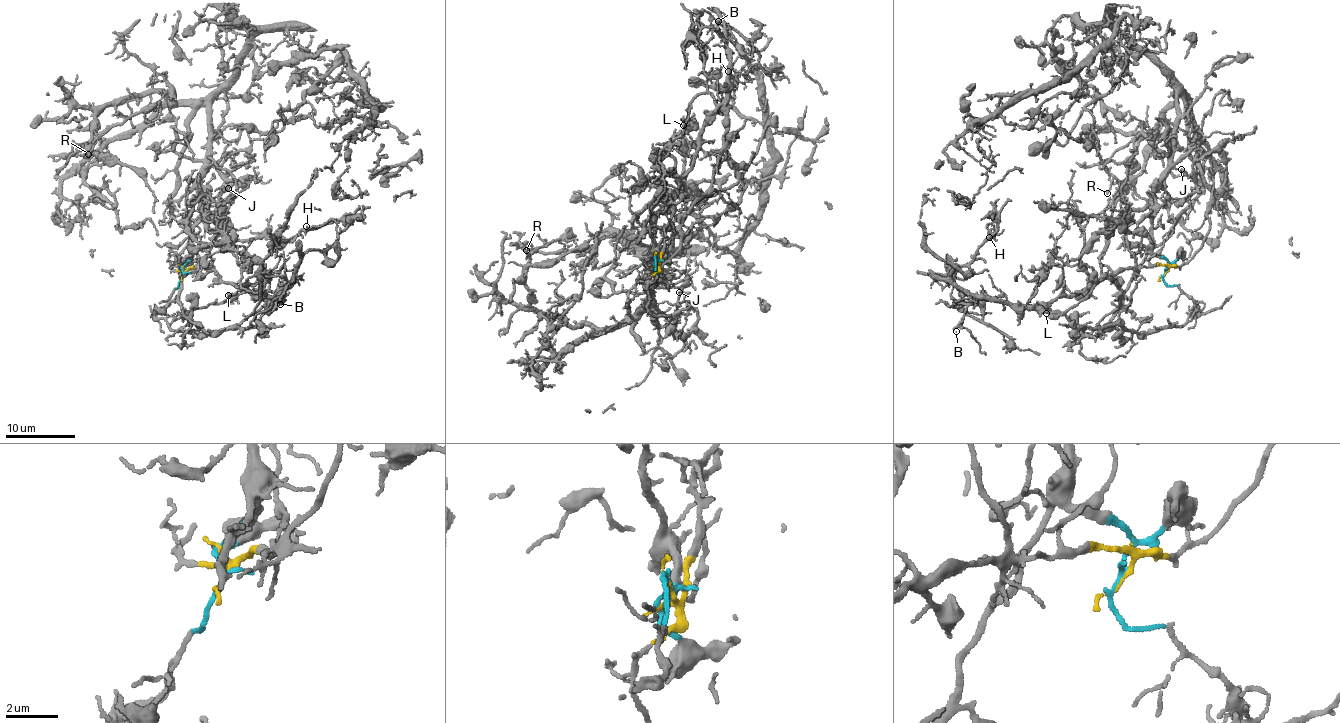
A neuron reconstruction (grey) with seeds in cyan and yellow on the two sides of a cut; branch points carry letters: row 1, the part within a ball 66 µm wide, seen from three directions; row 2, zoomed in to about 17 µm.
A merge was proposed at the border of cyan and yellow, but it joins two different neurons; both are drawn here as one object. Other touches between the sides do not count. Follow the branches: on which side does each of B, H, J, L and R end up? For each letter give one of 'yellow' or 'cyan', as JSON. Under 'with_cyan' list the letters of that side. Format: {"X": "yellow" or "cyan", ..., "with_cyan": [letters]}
{"B": "yellow", "H": "yellow", "J": "cyan", "L": "yellow", "R": "cyan", "with_cyan": ["J", "R"]}

